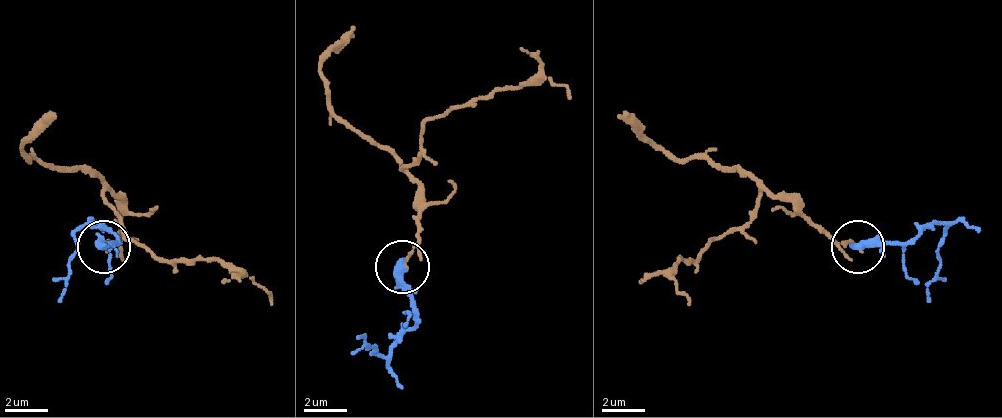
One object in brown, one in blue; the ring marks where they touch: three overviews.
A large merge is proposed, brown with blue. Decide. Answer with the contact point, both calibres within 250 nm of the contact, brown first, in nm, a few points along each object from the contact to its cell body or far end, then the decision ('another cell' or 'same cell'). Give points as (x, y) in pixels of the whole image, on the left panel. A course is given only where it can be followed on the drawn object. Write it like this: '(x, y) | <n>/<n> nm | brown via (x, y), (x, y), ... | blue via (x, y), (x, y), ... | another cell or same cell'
(103, 246) | 180/440 nm | brown via (107, 248), (118, 237), (118, 200), (102, 194), (123, 226), (129, 242), (161, 258), (235, 264), (273, 306) | blue via (102, 248), (113, 237), (86, 226), (59, 301) | another cell

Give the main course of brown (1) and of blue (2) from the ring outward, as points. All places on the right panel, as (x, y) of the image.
1: (859, 248), (827, 237), (790, 200), (763, 194), (742, 226), (678, 264), (672, 285), (688, 306)
2: (859, 248), (918, 237), (944, 226), (928, 301)

